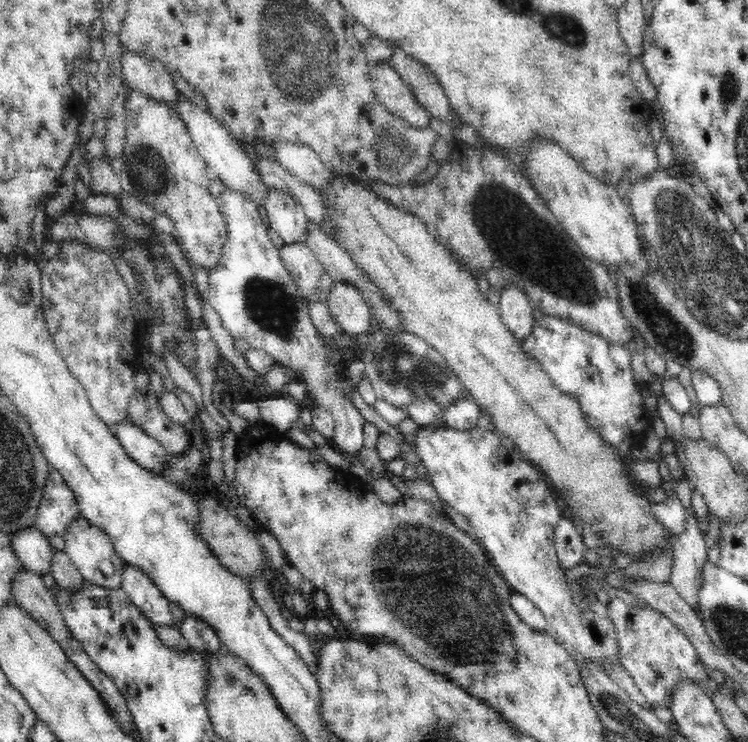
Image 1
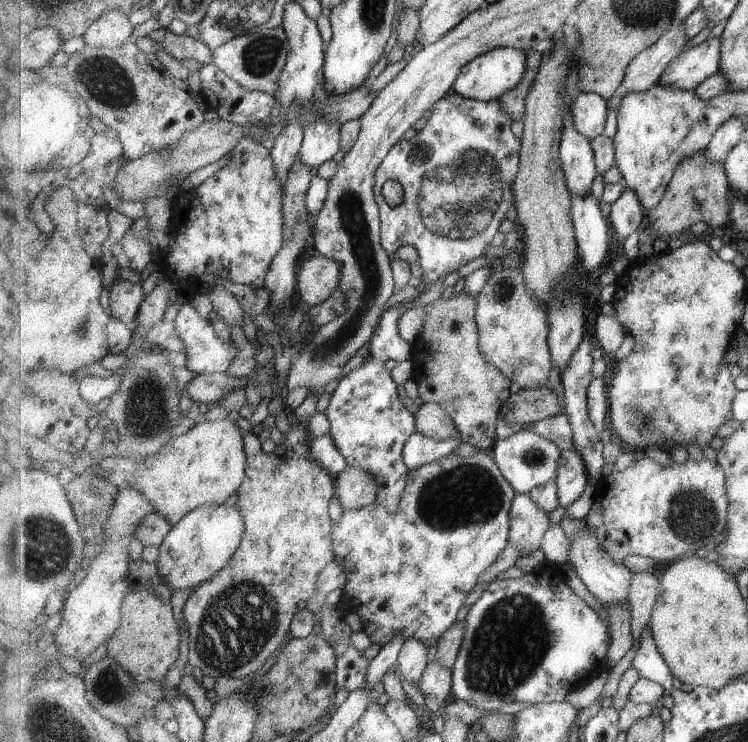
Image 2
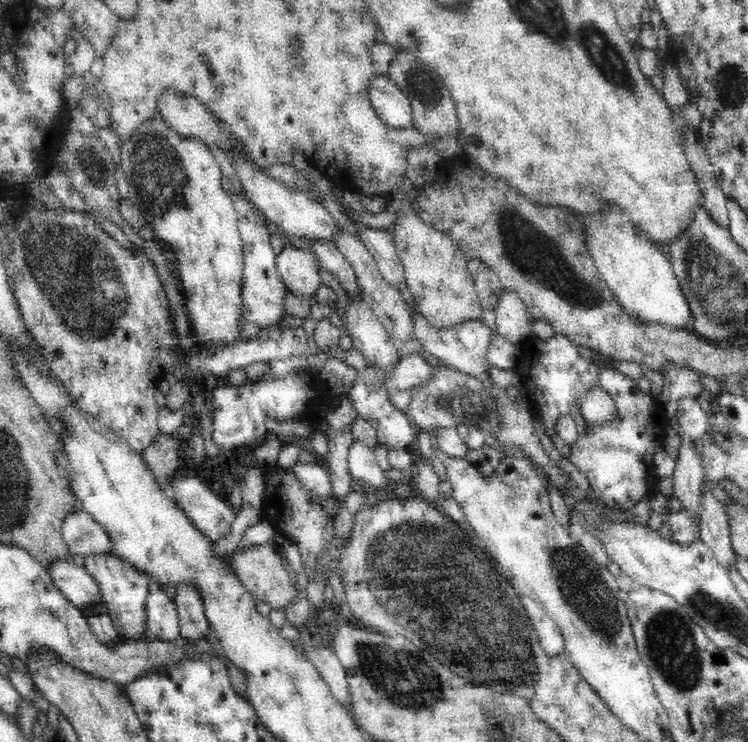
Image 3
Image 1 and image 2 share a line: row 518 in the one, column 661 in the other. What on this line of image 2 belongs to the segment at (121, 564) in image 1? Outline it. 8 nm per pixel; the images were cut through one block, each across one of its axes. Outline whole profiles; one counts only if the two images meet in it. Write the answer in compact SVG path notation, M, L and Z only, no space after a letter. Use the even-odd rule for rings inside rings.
M717 37L683 51L673 64L669 63L659 84L677 90L695 91L703 81L720 72L722 50L723 43Z

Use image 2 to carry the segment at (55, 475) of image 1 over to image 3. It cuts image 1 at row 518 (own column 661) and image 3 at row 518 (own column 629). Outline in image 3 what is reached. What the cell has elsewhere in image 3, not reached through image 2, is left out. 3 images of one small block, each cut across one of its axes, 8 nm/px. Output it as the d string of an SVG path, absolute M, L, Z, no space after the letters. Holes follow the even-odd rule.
M76 511L65 516L62 537L73 556L116 556L110 535L87 512Z

